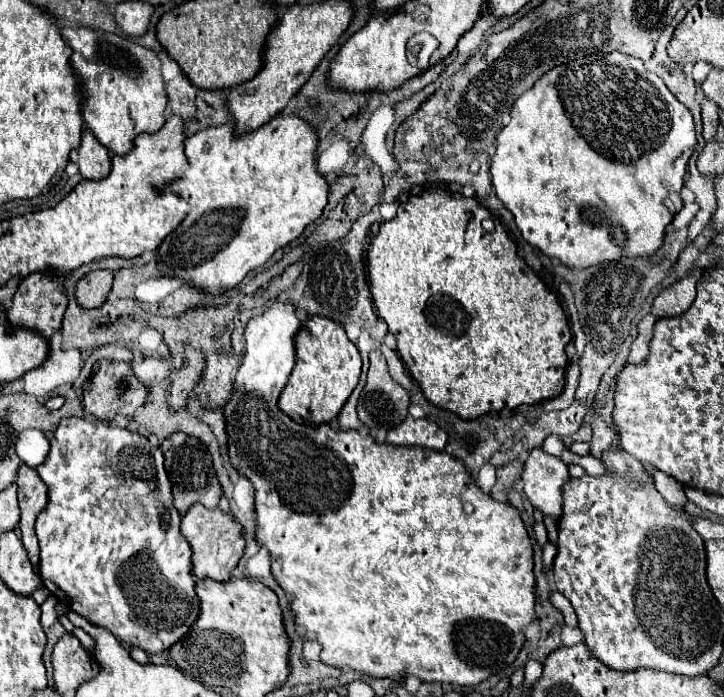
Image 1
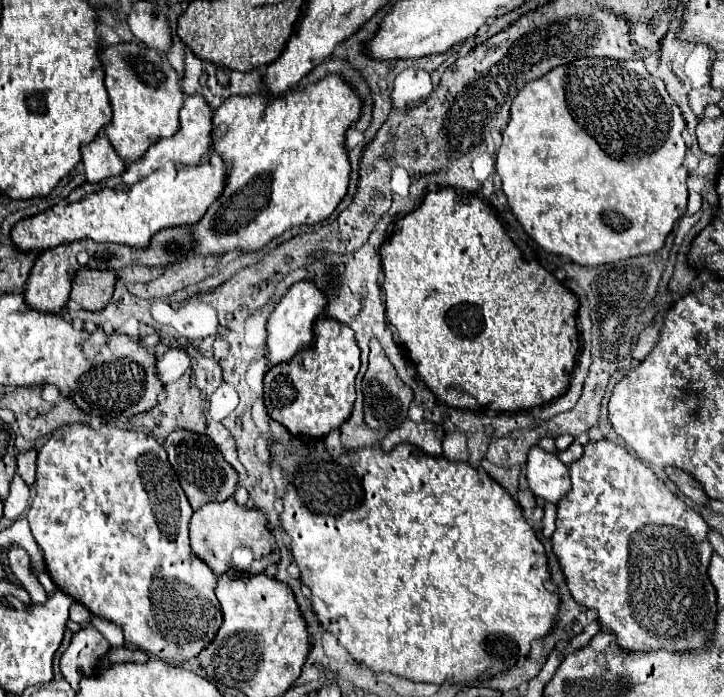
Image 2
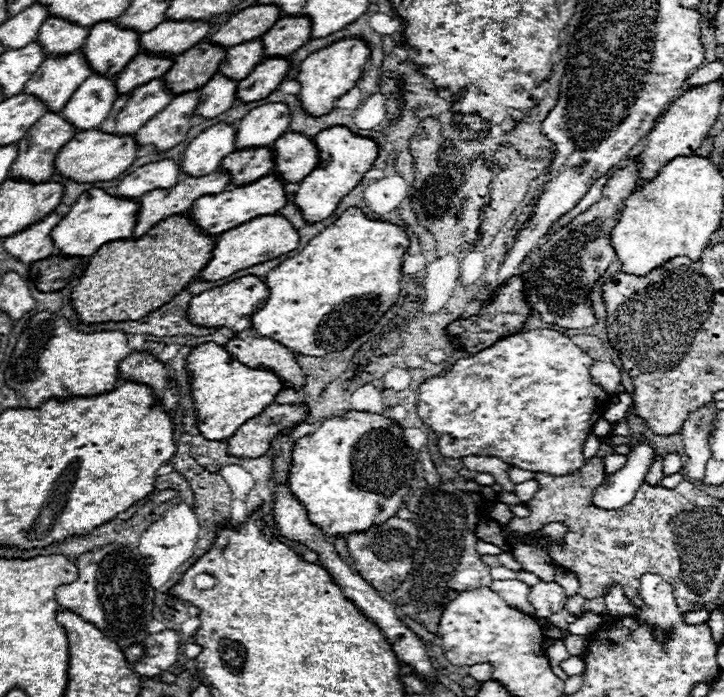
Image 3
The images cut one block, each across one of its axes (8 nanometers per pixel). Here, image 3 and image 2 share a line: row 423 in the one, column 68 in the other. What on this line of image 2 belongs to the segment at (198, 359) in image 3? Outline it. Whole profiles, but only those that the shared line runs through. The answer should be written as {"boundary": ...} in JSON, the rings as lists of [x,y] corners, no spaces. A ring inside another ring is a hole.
{"boundary":[[[188,96],[180,110],[180,130],[174,136],[162,138],[156,144],[152,144],[148,152],[140,160],[128,164],[122,174],[112,176],[110,180],[104,180],[100,184],[86,182],[80,188],[76,188],[66,200],[58,202],[54,208],[16,222],[10,232],[16,250],[20,254],[46,252],[60,244],[72,244],[82,238],[90,238],[94,242],[126,244],[134,250],[140,250],[148,248],[152,236],[164,228],[194,224],[196,218],[200,218],[200,214],[206,212],[206,208],[214,202],[214,198],[218,198],[218,194],[222,194],[224,188],[224,172],[206,166],[208,148],[212,144],[210,132],[212,132],[212,110],[208,110],[204,98]]]}

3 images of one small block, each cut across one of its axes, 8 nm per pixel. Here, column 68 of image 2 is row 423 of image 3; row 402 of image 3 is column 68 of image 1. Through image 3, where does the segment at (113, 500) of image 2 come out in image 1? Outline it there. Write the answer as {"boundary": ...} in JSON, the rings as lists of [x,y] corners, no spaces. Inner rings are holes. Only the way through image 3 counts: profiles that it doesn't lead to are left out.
{"boundary":[[[62,418],[50,440],[50,454],[36,472],[48,486],[48,504],[36,516],[44,586],[68,610],[108,628],[128,646],[156,654],[180,642],[200,616],[200,604],[192,574],[192,548],[180,534],[182,516],[172,502],[172,484],[164,470],[162,450],[154,448],[148,438],[112,422]]]}

